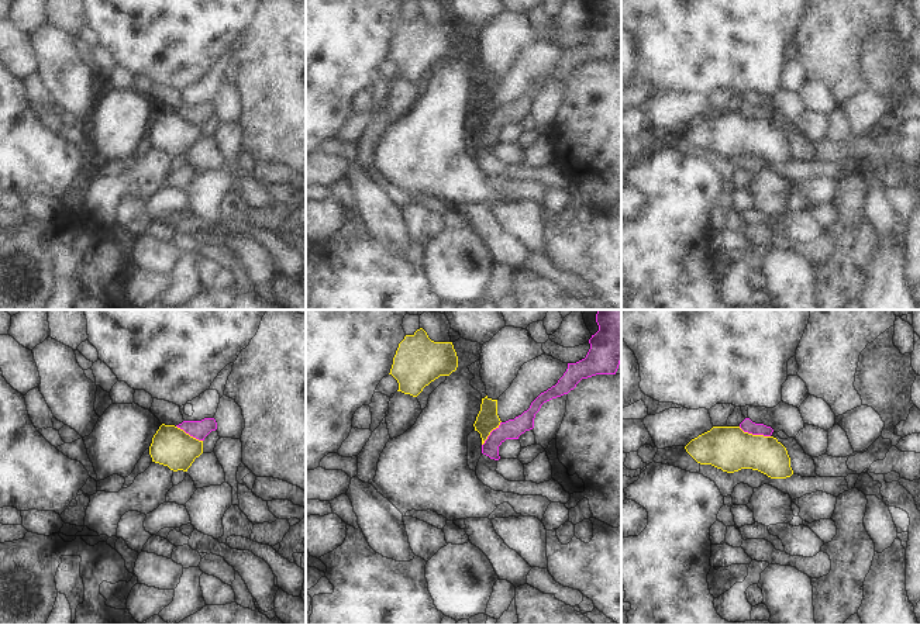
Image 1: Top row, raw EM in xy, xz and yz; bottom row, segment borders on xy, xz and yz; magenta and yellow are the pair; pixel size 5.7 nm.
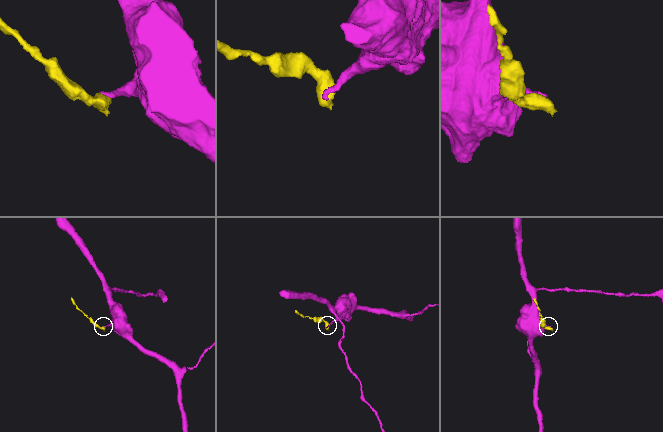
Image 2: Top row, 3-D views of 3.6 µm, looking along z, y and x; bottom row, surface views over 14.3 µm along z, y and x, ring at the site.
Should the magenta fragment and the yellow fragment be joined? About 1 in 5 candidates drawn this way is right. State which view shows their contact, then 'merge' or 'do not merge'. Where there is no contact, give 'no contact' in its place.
contact in yz; do not merge

